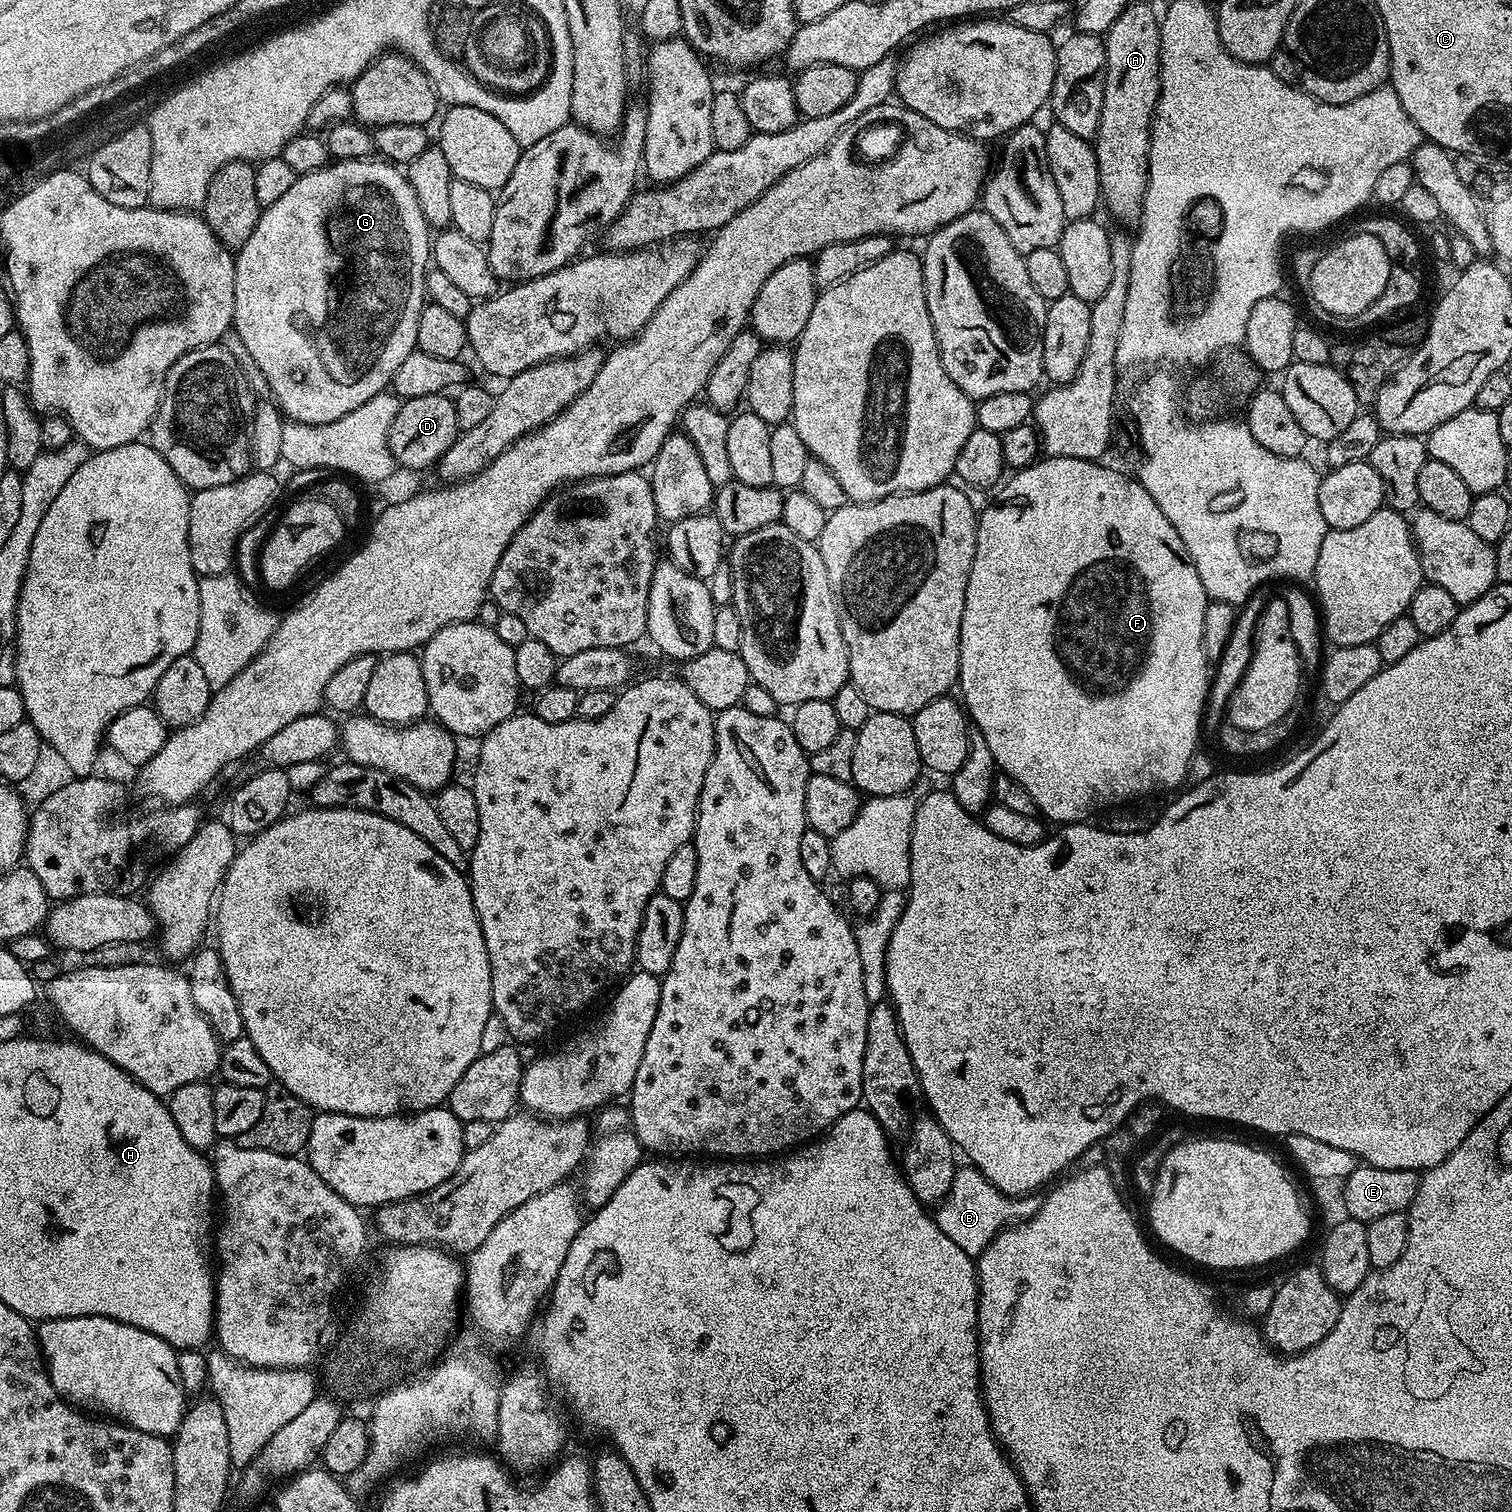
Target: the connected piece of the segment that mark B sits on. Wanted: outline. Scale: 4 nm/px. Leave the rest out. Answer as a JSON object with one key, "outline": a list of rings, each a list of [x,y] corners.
{"outline":[[[960,1166],[956,1169],[950,1190],[934,1212],[938,1230],[946,1234],[956,1245],[962,1246],[966,1254],[973,1258],[990,1246],[990,1242],[1004,1228],[1029,1220],[1036,1212],[1037,1201],[1032,1198],[1013,1198],[998,1191],[977,1168]]]}

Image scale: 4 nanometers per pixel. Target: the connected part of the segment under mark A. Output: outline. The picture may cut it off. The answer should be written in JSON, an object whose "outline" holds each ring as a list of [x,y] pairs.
{"outline":[[[1129,3],[1103,37],[1106,50],[1102,118],[1094,137],[1096,161],[1100,171],[1100,195],[1103,207],[1117,220],[1117,225],[1135,225],[1144,209],[1144,191],[1148,185],[1148,151],[1152,141],[1152,118],[1160,97],[1160,20],[1148,4]]]}

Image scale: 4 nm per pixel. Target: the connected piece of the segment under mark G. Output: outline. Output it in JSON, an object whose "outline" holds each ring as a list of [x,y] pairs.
{"outline":[[[383,158],[329,162],[318,170],[297,176],[294,186],[290,186],[290,190],[286,190],[278,202],[261,211],[254,234],[250,234],[246,246],[239,248],[234,256],[236,269],[232,328],[235,335],[242,338],[242,346],[250,350],[250,358],[254,358],[258,370],[266,374],[271,399],[289,421],[297,424],[329,424],[350,414],[350,410],[358,410],[358,406],[370,402],[370,398],[391,385],[394,370],[398,370],[398,366],[402,366],[402,362],[406,362],[406,358],[417,351],[418,318],[426,303],[424,277],[428,274],[431,254],[430,229],[422,218],[422,208],[418,206],[418,198],[414,198],[407,175],[397,165]]]}

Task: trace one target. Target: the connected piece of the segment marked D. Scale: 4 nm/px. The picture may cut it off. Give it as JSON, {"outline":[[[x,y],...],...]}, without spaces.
{"outline":[[[448,394],[419,396],[401,403],[398,414],[394,414],[394,422],[388,431],[388,449],[393,461],[412,472],[420,472],[437,463],[444,451],[452,447],[458,435],[454,418],[453,397]]]}

